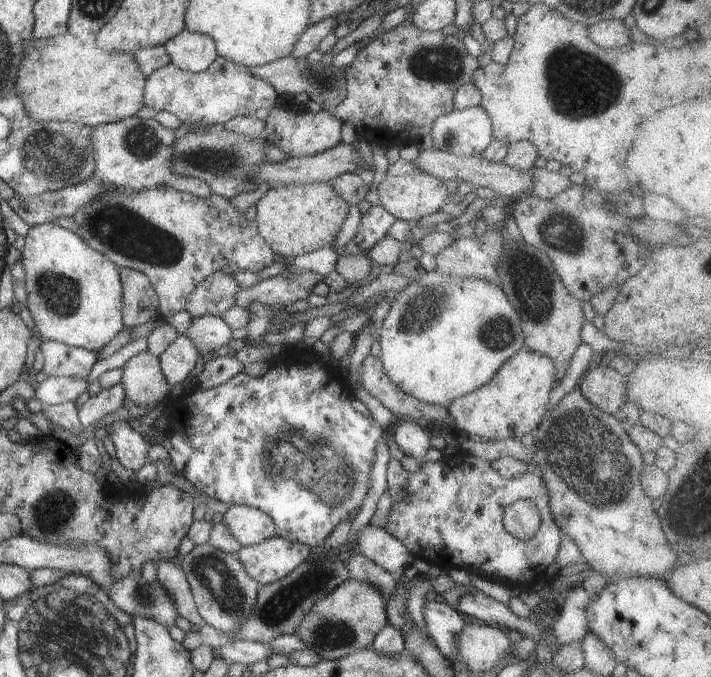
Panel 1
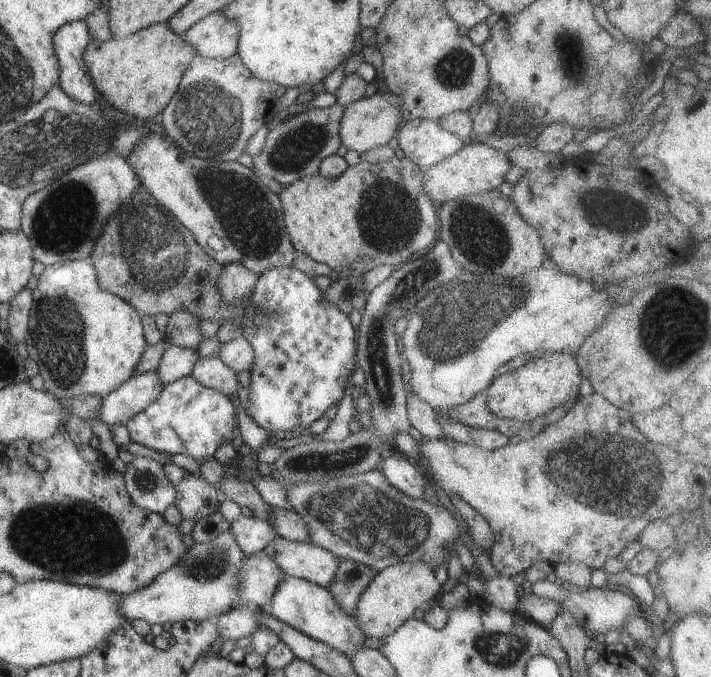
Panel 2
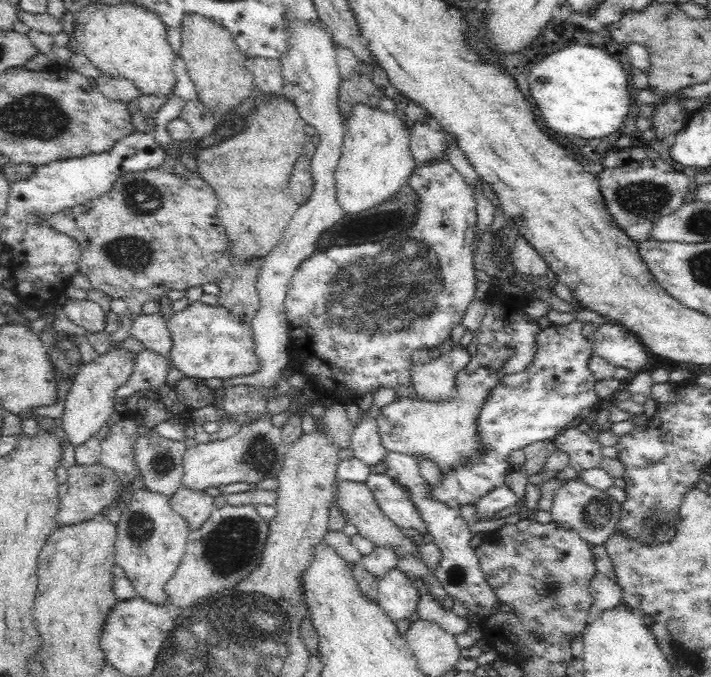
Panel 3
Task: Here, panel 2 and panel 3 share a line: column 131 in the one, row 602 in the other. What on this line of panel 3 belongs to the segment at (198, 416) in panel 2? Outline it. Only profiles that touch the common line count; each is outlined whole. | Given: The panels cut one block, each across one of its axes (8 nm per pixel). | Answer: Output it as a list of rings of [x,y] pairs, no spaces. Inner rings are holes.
[[[410,576],[414,579],[418,591],[420,591],[420,598],[418,598],[417,613],[422,620],[434,622],[443,628],[445,632],[452,634],[454,637],[464,633],[470,626],[469,622],[456,616],[452,610],[443,608],[442,603],[438,603],[429,595],[427,586],[421,581],[422,578]]]

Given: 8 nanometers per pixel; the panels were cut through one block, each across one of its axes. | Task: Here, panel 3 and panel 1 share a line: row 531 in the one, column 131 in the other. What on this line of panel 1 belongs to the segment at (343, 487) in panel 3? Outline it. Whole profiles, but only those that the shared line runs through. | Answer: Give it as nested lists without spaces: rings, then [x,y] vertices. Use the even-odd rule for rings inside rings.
[[[142,351],[125,362],[121,382],[128,402],[152,412],[171,390],[161,369],[160,359],[150,351]]]

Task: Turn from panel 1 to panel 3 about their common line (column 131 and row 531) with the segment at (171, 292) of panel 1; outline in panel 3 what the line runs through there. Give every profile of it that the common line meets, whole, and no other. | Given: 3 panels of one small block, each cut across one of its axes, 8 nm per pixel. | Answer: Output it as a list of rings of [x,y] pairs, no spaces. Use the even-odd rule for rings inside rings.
[[[226,504],[222,508],[215,507],[206,522],[196,530],[188,533],[185,546],[185,553],[172,578],[164,585],[164,592],[167,596],[167,604],[182,608],[184,610],[196,605],[196,602],[216,594],[216,591],[236,586],[244,576],[248,576],[258,568],[261,561],[261,554],[265,549],[269,533],[269,521],[265,521],[258,515],[254,505],[230,506]]]

